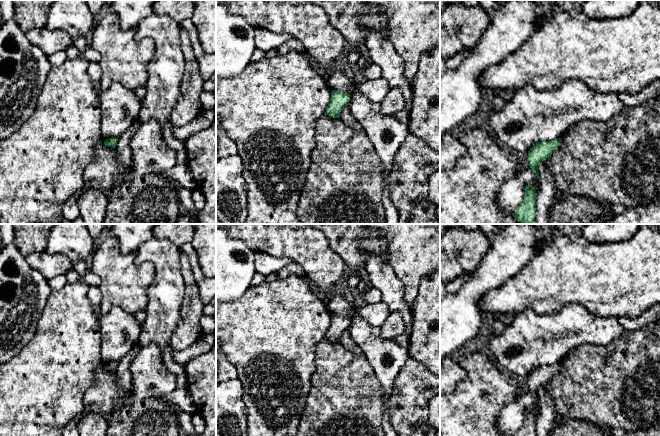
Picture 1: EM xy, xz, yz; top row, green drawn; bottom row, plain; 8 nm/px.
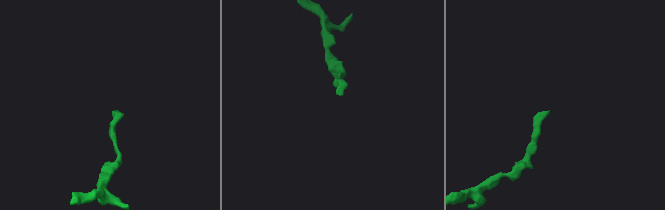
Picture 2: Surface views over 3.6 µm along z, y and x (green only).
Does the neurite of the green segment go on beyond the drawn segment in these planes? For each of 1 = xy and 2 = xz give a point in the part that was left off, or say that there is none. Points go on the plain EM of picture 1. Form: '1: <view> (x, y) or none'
1: none
2: none

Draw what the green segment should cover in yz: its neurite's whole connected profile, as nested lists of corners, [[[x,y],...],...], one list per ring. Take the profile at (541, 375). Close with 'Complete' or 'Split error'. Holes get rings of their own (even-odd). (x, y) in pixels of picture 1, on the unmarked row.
[[[562,362],[551,365],[537,366],[529,375],[527,380],[527,389],[534,395],[539,403],[538,390],[561,369]]]. Complete

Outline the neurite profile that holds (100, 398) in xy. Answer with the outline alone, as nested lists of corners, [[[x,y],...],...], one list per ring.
[[[103,362],[95,372],[95,382],[84,394],[84,413],[94,412],[105,418],[114,412],[114,404],[120,396],[116,372],[107,371]]]

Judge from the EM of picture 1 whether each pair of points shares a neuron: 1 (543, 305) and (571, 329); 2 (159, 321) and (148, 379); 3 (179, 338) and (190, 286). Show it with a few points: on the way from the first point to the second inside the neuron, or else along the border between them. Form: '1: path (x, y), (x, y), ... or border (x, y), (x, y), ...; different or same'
1: border (575, 304), (551, 314), (537, 314), (530, 309); different
2: border (138, 347), (156, 344), (162, 352); different
3: path (189, 325), (190, 299); same

